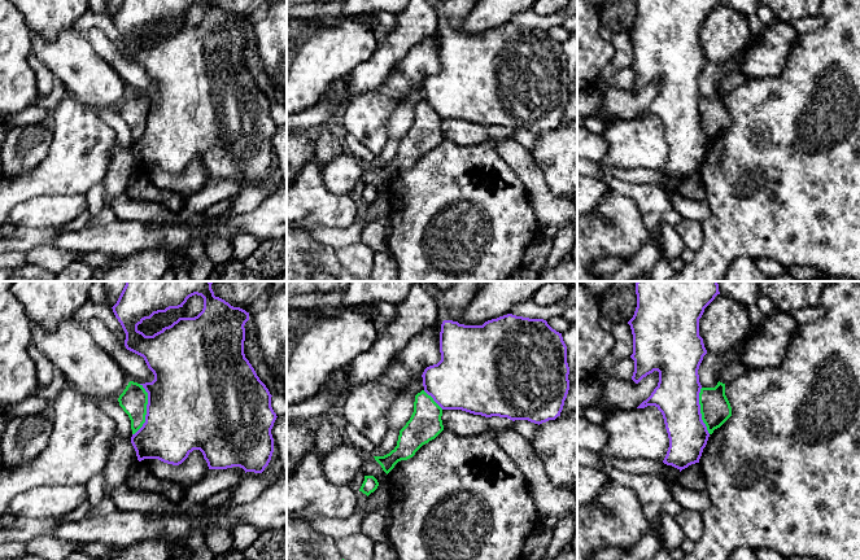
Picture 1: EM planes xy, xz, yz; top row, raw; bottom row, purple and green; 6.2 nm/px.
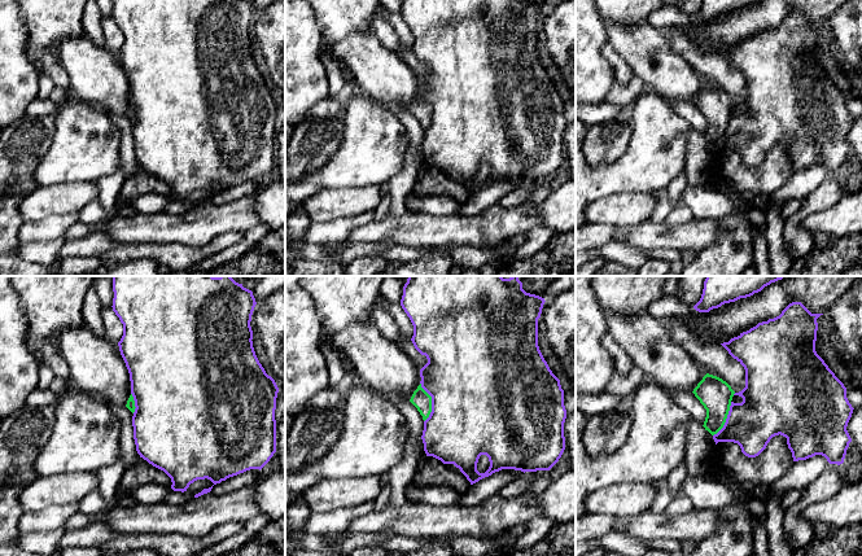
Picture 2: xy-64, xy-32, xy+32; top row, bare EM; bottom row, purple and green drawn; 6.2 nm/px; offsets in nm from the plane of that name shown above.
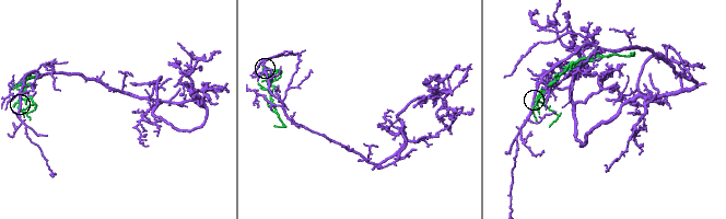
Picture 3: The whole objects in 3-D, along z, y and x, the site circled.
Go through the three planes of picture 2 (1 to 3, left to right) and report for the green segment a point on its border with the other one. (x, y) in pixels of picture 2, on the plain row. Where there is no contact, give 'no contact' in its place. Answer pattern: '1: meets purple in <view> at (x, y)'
1: meets purple in xy-64 at (135, 113)
2: meets purple in xy-32 at (432, 112)
3: meets purple in xy+32 at (726, 128)

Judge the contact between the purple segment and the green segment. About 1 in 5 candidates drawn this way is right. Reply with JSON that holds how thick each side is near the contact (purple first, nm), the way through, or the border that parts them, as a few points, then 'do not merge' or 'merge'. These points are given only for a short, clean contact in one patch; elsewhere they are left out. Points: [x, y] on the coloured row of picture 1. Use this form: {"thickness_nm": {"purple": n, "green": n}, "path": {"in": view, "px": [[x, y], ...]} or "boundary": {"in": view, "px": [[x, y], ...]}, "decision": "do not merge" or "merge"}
{"thickness_nm": {"purple": 500, "green": 170}, "boundary": {"in": "xy", "px": [[142, 384], [147, 393], [145, 421], [132, 434]]}, "decision": "do not merge"}

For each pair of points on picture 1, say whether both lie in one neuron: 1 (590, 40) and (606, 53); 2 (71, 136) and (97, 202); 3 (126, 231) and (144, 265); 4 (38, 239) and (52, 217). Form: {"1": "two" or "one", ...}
{"1": "one", "2": "two", "3": "two", "4": "two"}

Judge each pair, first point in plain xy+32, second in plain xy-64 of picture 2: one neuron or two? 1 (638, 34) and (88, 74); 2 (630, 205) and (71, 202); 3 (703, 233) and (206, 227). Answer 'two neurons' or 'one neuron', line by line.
1: one neuron
2: one neuron
3: one neuron

